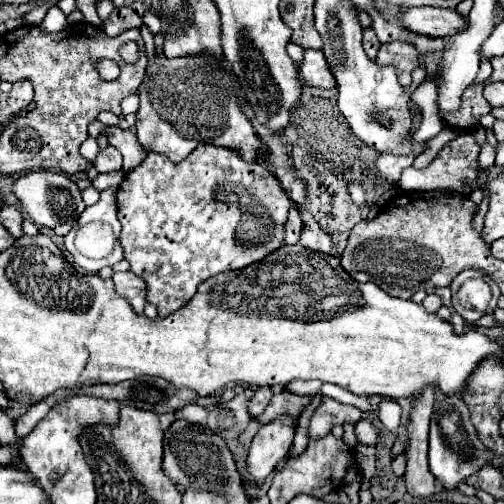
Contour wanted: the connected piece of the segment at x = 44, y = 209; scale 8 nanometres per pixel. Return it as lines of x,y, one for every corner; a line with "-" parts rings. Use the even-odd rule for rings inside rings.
38,171
38,173
26,173
18,177
12,185
12,193
28,213
28,217
44,227
50,227
56,235
66,235
78,221
80,213
84,211
84,201
80,197
78,185
64,173
56,171

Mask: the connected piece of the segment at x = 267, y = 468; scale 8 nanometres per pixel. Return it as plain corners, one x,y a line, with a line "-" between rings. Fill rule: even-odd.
280,415
272,423
260,427
248,453
248,471
256,483
262,483
288,455
296,427
298,421
290,415

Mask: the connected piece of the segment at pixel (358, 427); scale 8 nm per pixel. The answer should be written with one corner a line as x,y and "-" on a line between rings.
362,419
354,425
354,433
356,433
356,439
358,443
362,445
374,445
376,439
378,439
378,433
376,433
376,427
368,421
368,419

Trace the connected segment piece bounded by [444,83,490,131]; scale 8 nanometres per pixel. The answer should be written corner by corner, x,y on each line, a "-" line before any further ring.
484,83
480,85
470,85
464,95
462,95
462,107
454,113
446,113
444,115
444,123
450,125
452,129
458,129
458,131
472,131
476,129
480,123
480,117
484,113
490,113
490,105
488,101
484,99
482,95
482,87

